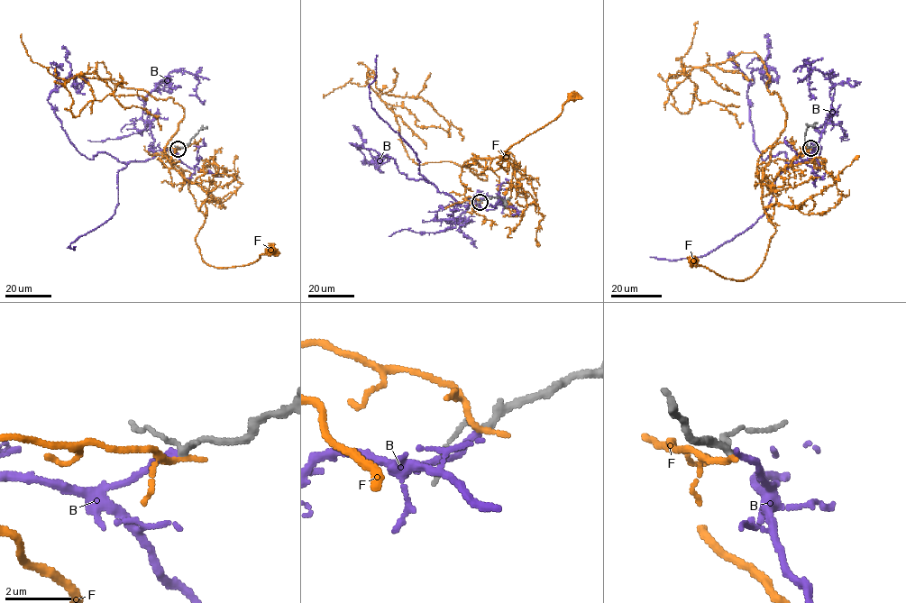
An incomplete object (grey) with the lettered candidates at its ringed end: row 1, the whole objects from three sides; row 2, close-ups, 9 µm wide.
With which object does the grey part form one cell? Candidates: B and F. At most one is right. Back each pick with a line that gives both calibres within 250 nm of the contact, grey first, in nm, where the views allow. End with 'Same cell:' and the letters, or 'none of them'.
B: 170/200 nm
Same cell: B

